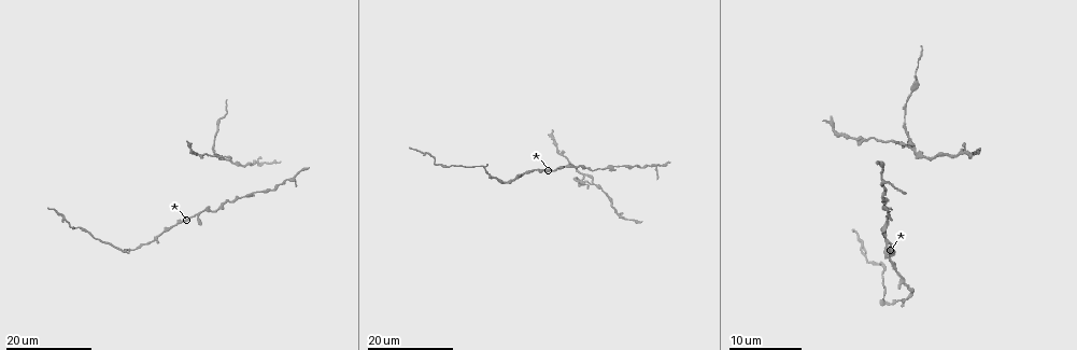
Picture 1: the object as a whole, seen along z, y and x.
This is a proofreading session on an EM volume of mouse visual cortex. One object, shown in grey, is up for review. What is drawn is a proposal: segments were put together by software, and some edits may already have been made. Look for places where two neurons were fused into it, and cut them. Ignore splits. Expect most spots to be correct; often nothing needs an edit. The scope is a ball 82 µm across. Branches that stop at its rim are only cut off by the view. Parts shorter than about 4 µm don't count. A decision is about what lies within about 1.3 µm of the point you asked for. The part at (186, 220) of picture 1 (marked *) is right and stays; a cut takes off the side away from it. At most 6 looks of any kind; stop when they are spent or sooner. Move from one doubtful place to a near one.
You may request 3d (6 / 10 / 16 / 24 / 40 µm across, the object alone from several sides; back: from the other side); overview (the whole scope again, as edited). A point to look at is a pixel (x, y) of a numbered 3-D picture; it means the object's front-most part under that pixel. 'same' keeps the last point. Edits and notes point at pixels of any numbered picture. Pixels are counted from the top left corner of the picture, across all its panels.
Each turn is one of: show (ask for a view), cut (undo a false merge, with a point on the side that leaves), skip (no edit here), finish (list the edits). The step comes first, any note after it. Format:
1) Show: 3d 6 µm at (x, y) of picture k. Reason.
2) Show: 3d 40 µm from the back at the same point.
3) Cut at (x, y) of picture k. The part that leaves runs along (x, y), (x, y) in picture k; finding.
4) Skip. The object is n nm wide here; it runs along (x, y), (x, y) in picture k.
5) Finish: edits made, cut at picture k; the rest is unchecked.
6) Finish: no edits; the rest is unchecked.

Show: 3d 16 µm at (236, 197) of picture 1.

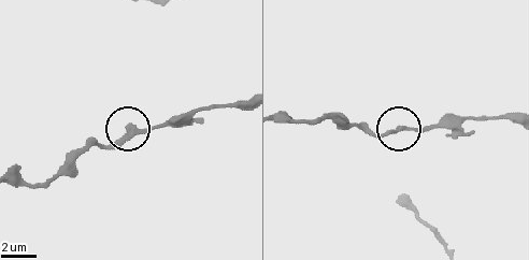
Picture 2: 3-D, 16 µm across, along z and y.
Show: 3d 10 µm at (130, 124) of picture 2.

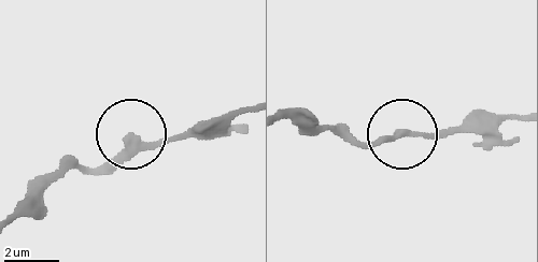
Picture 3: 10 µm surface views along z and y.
Show: 3d 6 µm at (132, 138) of picture 3. Zoom in.

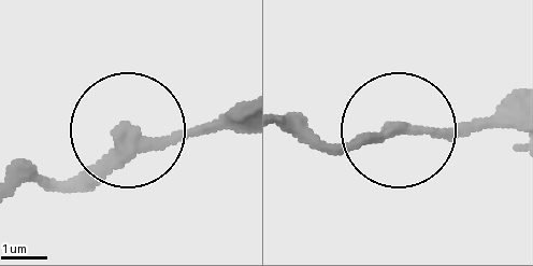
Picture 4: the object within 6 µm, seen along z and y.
Skip. The side arm is 21 µm long; it runs along (286, 125), (366, 144), (505, 121) in picture 4; continuous, no second neuron.

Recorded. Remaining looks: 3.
Show: 3d 24 µm at (584, 179) of picture 1.

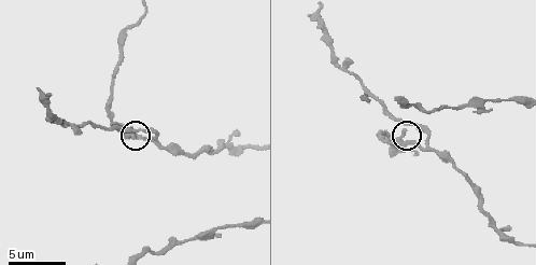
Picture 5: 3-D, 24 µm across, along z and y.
Show: 3d 10 µm at (402, 133) of picture 5.

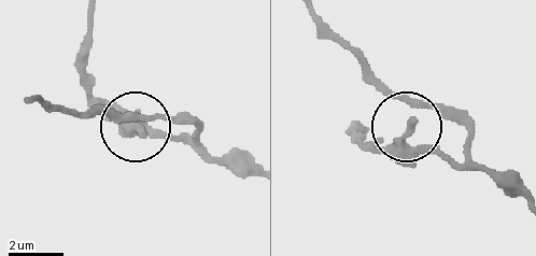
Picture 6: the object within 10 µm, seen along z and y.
Skip. The object is 310 nm wide here; one neuron here.

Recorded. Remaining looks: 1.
Show: 3d 10 µm at (130, 27) of picture 5. Sudden change in width.

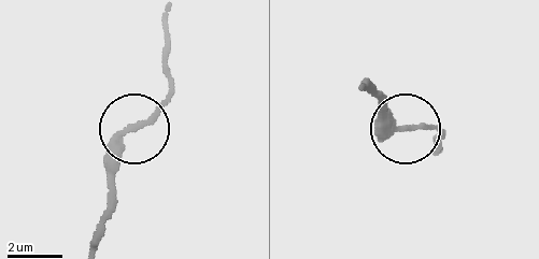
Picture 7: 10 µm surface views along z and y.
Skip. All the same neuron.

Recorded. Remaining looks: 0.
Finish: no edits; the rest is unchecked.

